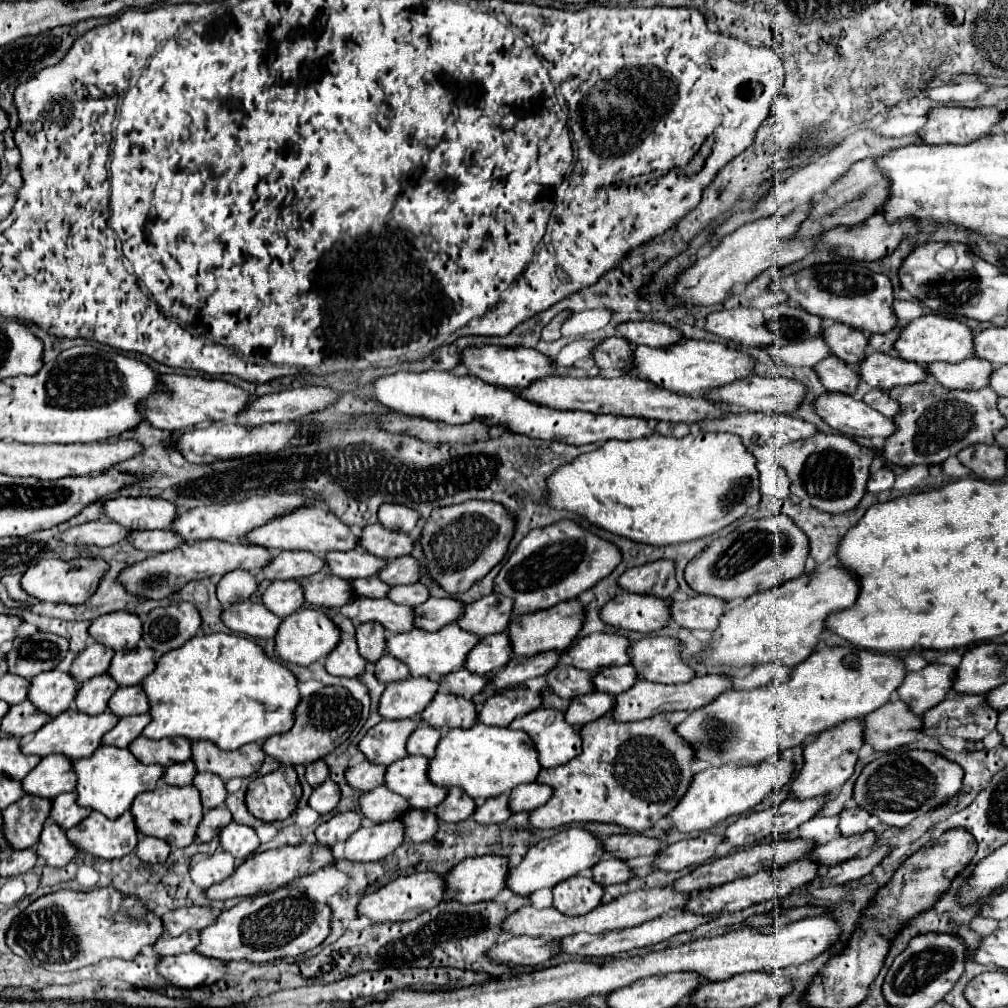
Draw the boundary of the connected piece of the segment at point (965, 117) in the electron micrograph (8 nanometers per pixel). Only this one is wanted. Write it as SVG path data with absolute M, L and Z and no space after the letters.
M931 108L927 124L919 130L919 138L925 144L967 144L989 134L1001 116L1001 108Z

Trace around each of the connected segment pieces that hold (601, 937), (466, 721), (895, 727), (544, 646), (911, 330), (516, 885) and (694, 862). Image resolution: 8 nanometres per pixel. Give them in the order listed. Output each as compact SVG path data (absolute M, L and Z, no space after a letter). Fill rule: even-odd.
M671 912L667 914L667 918L655 918L651 922L643 922L643 926L633 926L631 930L609 930L603 934L575 934L575 936L567 936L561 940L561 950L569 952L569 954L581 954L581 956L617 956L621 952L631 952L631 950L639 950L645 946L655 946L661 944L665 940L669 940L671 936L679 934L679 932L687 932L687 930L695 930L701 924L707 924L709 920L713 920L713 914L693 914L693 912Z
M437 692L431 704L423 710L423 722L435 728L471 728L479 722L477 708L471 700L455 694Z
M891 700L865 716L865 740L881 752L889 752L915 742L923 730L923 720L911 712L903 700Z
M573 598L569 602L559 602L559 606L551 606L535 614L519 616L519 624L509 624L513 652L519 656L535 656L539 652L549 652L549 650L567 650L573 644L573 638L583 628L585 606L587 606L585 602Z
M927 314L917 320L913 320L895 342L895 348L899 350L899 356L917 362L917 364L933 364L933 362L961 362L963 358L975 356L975 334L973 330L955 318L945 318L939 314Z
M585 828L561 830L555 836L535 844L525 854L523 862L509 870L507 888L511 888L515 894L521 894L521 896L529 896L539 888L553 888L555 884L559 884L583 870L593 868L601 860L603 852L605 852L603 842L595 834L591 834L589 830L585 830Z
M705 832L697 838L691 840L681 840L675 844L665 846L657 858L655 858L655 866L659 870L667 870L667 872L675 872L675 870L683 870L687 866L699 866L705 860L713 858L715 850L719 844L723 844L723 836L719 834L711 834Z

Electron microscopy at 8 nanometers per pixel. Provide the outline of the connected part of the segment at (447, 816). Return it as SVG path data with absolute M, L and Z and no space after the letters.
M451 788L447 798L435 808L437 818L441 818L441 822L459 822L469 818L475 812L477 804L473 798L469 798L469 794L465 794L459 788Z

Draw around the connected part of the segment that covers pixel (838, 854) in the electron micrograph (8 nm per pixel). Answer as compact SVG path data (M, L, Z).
M867 830L865 834L857 834L857 836L847 836L847 838L837 836L827 844L819 844L811 852L811 860L815 860L825 868L835 866L839 862L855 858L865 848L875 848L875 842L877 842L877 834L873 830Z

